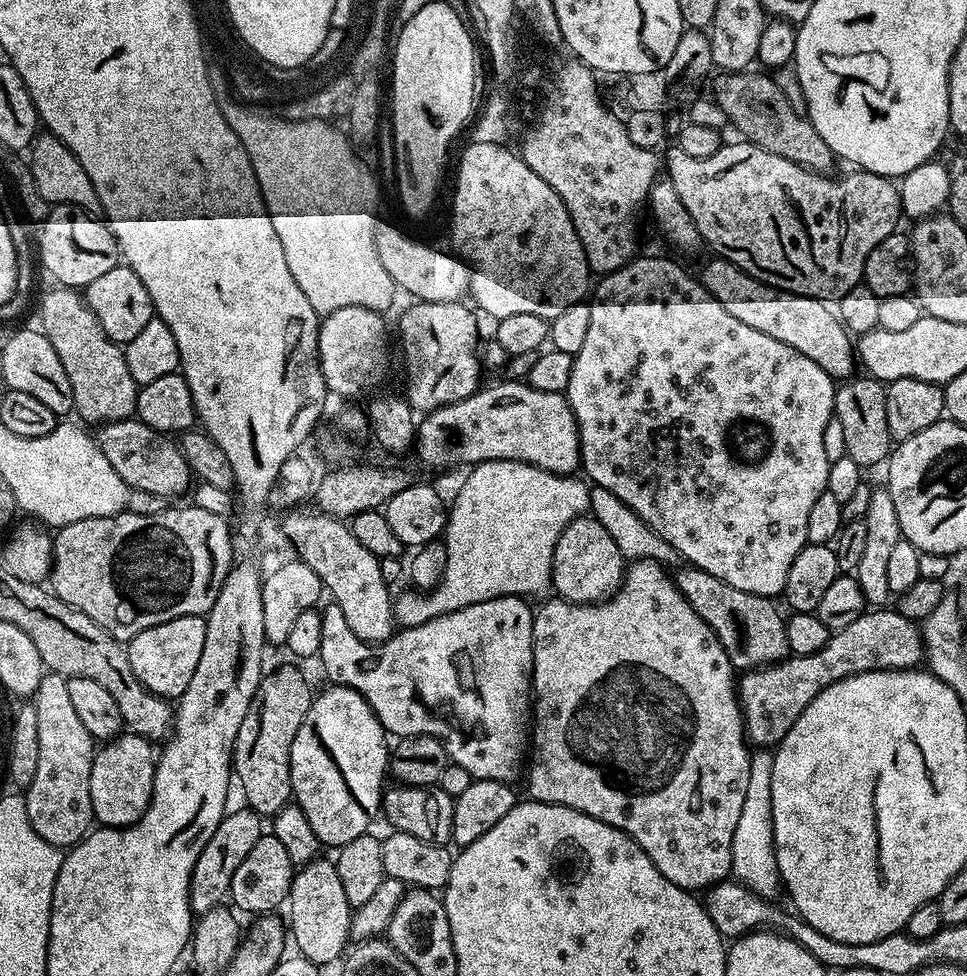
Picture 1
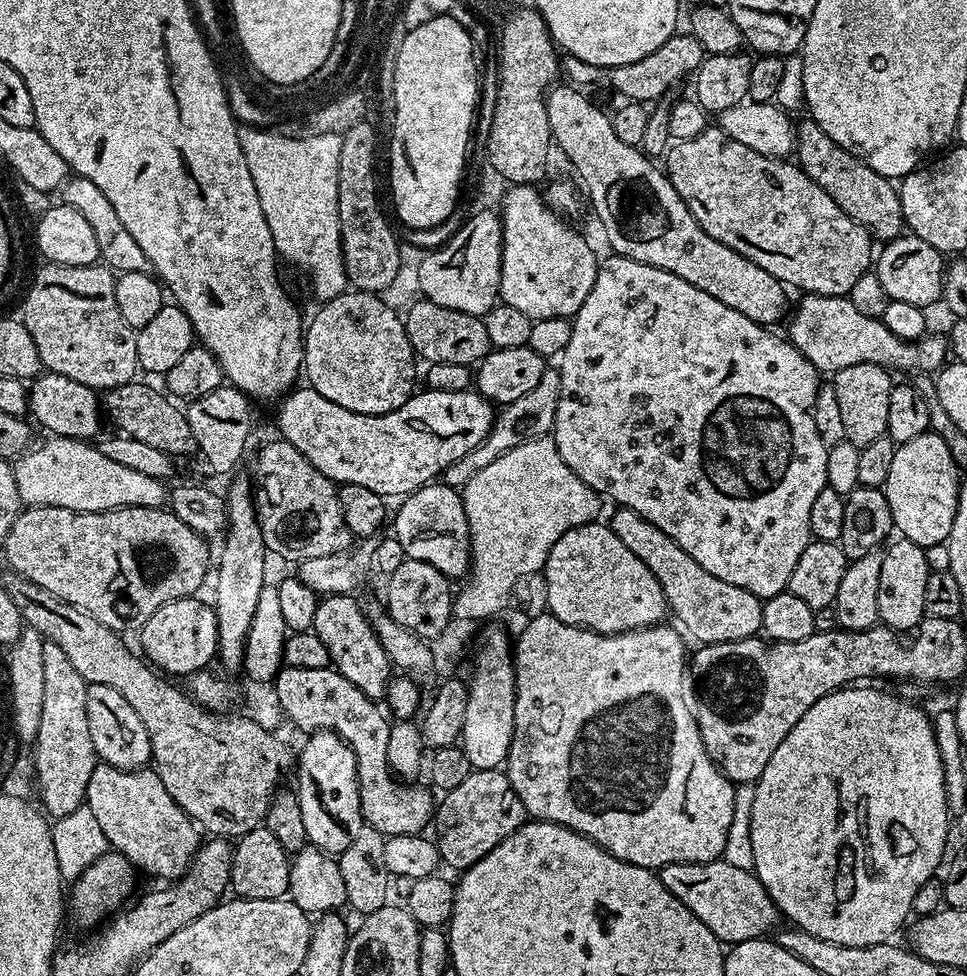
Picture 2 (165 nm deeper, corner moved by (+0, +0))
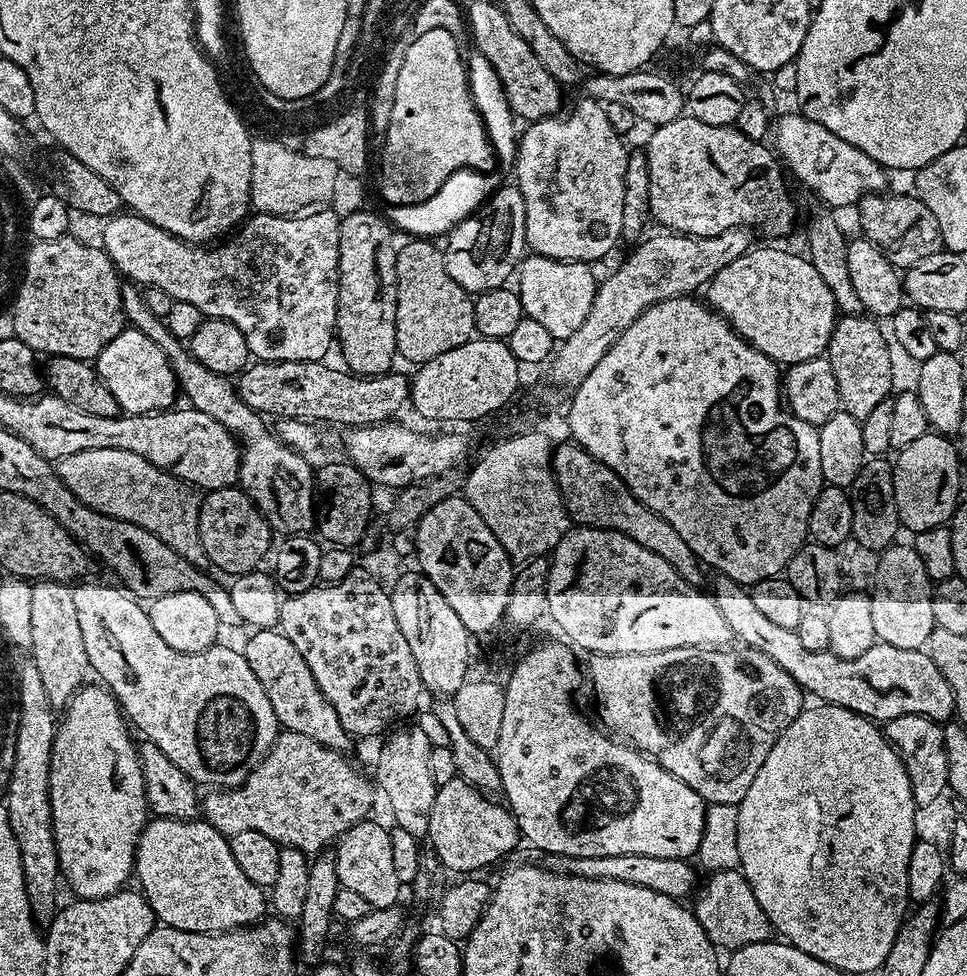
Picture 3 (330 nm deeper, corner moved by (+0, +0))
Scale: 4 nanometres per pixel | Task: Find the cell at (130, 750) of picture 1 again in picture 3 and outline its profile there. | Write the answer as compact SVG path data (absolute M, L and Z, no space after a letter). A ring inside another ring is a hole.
M203 818L191 820L149 819L136 844L135 879L140 879L139 891L144 893L152 913L161 925L187 932L230 932L257 923L266 912L266 892L246 874L242 874L234 854L230 854L229 837Z

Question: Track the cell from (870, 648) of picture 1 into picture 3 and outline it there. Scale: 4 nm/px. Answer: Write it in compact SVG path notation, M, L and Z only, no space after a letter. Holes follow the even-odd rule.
M749 647L742 652L728 651L732 650L675 648L646 654L593 655L588 668L586 664L586 676L592 679L592 692L600 707L599 723L613 737L644 752L670 770L674 778L686 782L690 790L704 799L705 805L738 806L780 735L806 707L804 689L774 658L766 658L766 654Z

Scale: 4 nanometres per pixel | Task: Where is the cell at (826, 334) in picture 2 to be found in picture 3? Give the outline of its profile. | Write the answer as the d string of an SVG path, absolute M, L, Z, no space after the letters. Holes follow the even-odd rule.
M768 246L753 247L741 258L736 258L730 265L724 266L706 286L706 292L716 295L714 302L712 301L715 311L723 316L748 344L754 345L760 353L771 356L781 365L791 366L827 353L828 343L838 319L838 309L834 294L807 255L795 256L792 252L783 252L780 248ZM772 320L781 320L780 332L784 335L784 340L778 341L773 348Z

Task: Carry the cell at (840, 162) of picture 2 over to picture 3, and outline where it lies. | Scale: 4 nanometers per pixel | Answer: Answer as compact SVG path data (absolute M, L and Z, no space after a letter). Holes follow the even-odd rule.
M892 190L872 192L861 197L858 203L860 210L860 228L863 239L877 244L886 254L886 258L897 270L913 268L922 258L944 248L942 230L934 214L927 209L915 194L899 196Z

